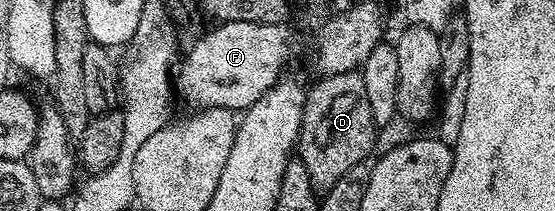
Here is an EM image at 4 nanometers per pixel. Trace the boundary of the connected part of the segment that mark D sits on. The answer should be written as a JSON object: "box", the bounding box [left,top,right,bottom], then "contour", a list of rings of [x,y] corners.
{"box":[297,70,377,192],"contour":[[[359,70],[325,74],[318,79],[315,87],[307,90],[307,99],[303,105],[303,119],[299,129],[297,156],[305,164],[309,172],[309,180],[317,192],[326,192],[353,168],[353,164],[366,162],[372,157],[371,149],[375,146],[377,127],[373,120],[373,112],[369,108],[369,95],[365,93],[365,80]]]}

